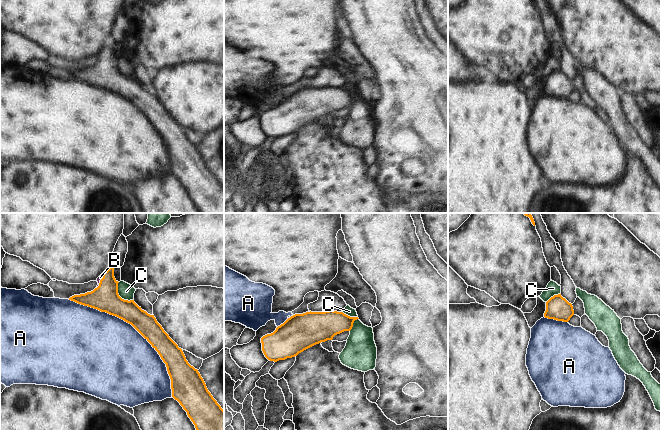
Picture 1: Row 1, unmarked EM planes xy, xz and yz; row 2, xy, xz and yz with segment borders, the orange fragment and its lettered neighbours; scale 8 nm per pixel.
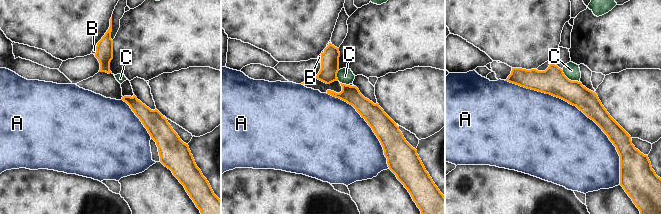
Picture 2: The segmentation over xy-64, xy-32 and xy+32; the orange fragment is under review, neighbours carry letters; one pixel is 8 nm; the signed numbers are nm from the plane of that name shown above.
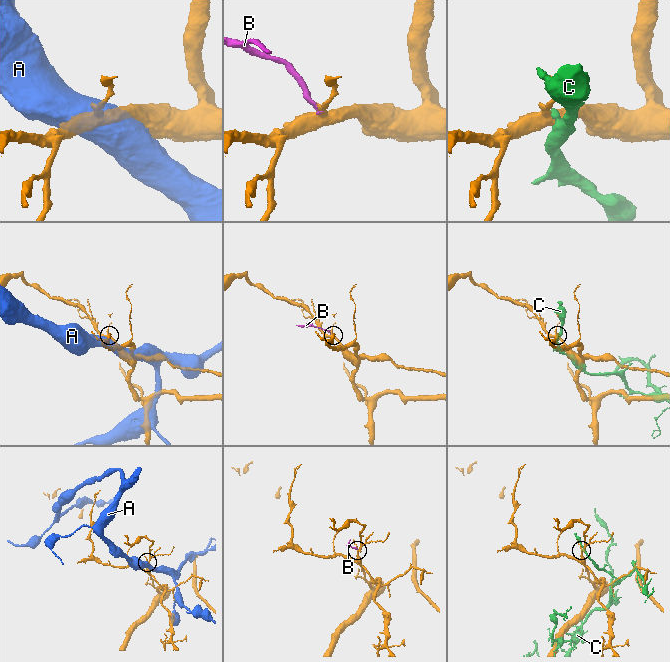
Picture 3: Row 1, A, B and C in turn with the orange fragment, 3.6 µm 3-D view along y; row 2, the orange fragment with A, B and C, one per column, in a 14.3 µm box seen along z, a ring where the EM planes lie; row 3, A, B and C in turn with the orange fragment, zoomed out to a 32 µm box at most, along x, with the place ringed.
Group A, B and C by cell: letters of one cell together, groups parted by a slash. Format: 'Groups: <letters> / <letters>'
Groups: A / B / C.

